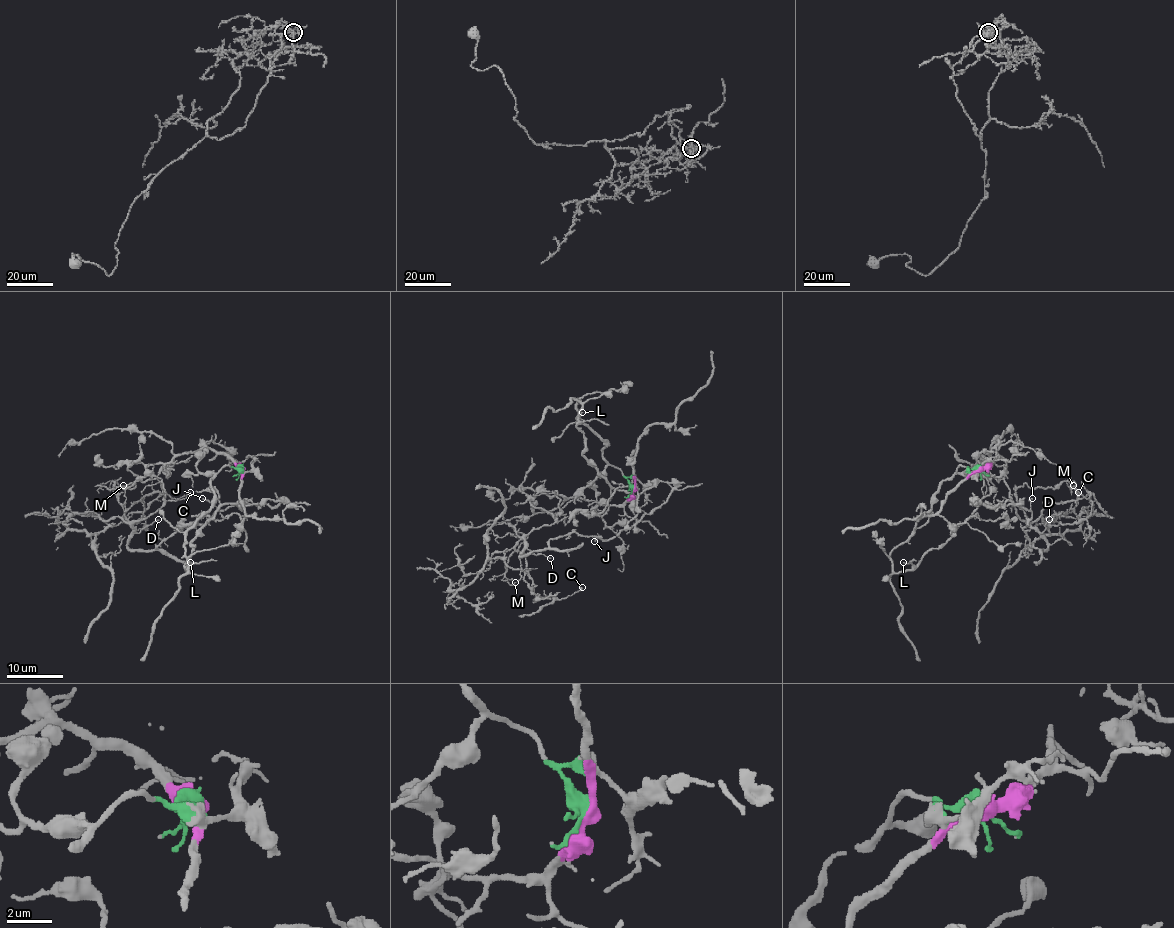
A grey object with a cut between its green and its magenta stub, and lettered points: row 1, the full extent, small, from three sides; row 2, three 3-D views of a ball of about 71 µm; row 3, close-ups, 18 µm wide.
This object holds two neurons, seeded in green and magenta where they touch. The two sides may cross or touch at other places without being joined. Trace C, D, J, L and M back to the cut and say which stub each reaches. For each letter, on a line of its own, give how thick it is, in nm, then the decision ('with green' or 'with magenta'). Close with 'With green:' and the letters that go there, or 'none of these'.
C: 180 nm thick; with magenta
D: 130 nm thick; with magenta
J: 110 nm thick; with magenta
L: 130 nm thick; with green
M: 120 nm thick; with magenta
With green: L

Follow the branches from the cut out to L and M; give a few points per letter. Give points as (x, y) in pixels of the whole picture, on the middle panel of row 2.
L: (633, 488), (602, 453), (606, 444), (579, 421), (576, 400), (582, 404), (579, 419), (582, 421), (582, 412)
M: (633, 488), (622, 505), (565, 497), (551, 524), (522, 536), (510, 524), (527, 537), (508, 558), (515, 583)

